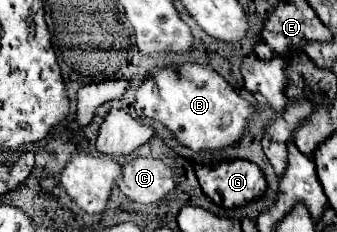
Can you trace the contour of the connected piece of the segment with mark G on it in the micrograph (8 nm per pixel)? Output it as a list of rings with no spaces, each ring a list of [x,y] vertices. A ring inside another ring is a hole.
[[[246,160],[222,162],[212,168],[196,166],[196,176],[204,194],[226,210],[240,208],[262,198],[268,188],[262,170]]]

